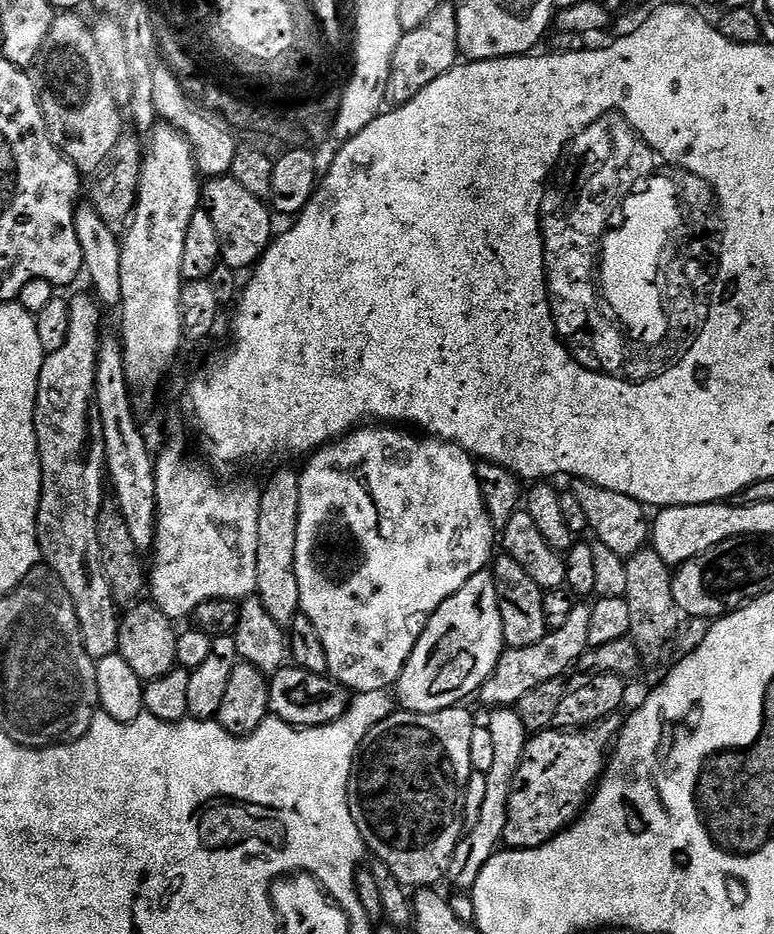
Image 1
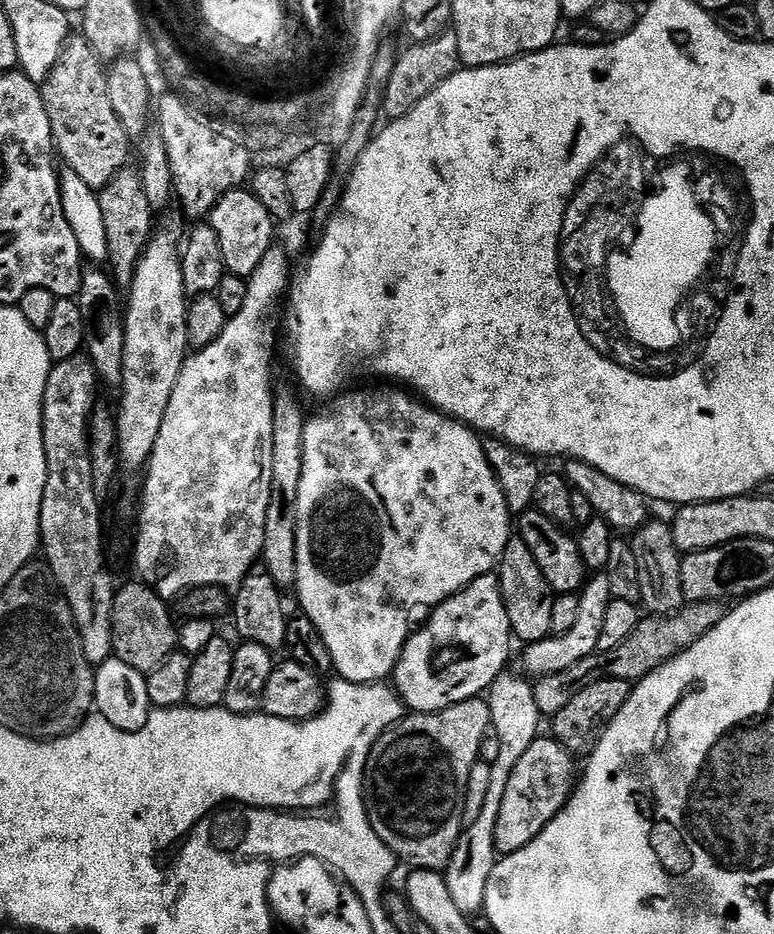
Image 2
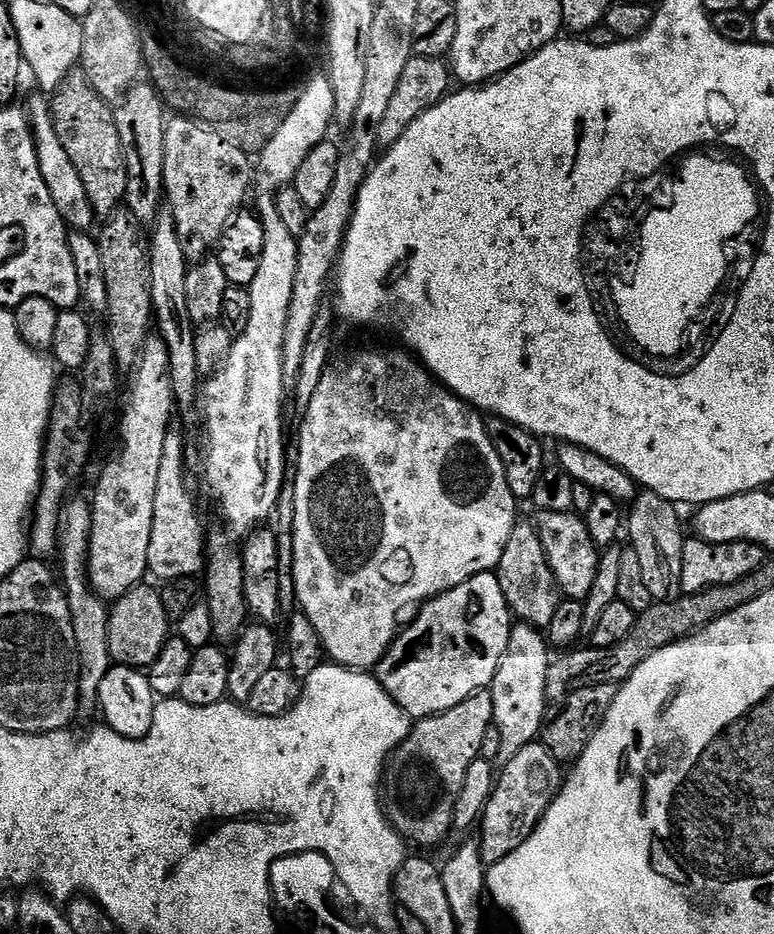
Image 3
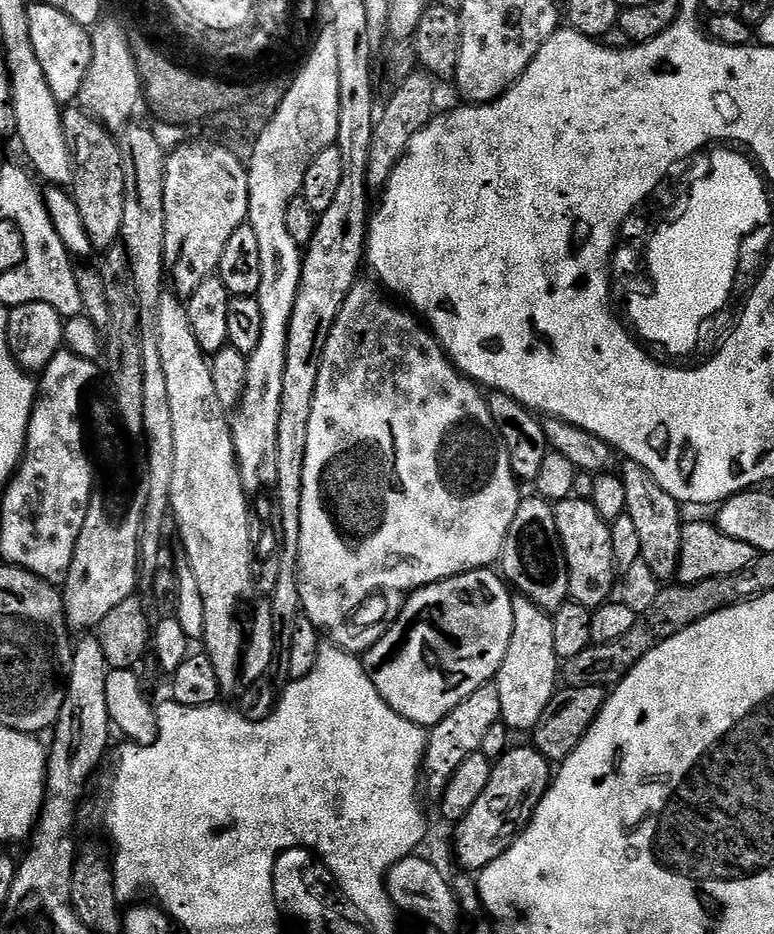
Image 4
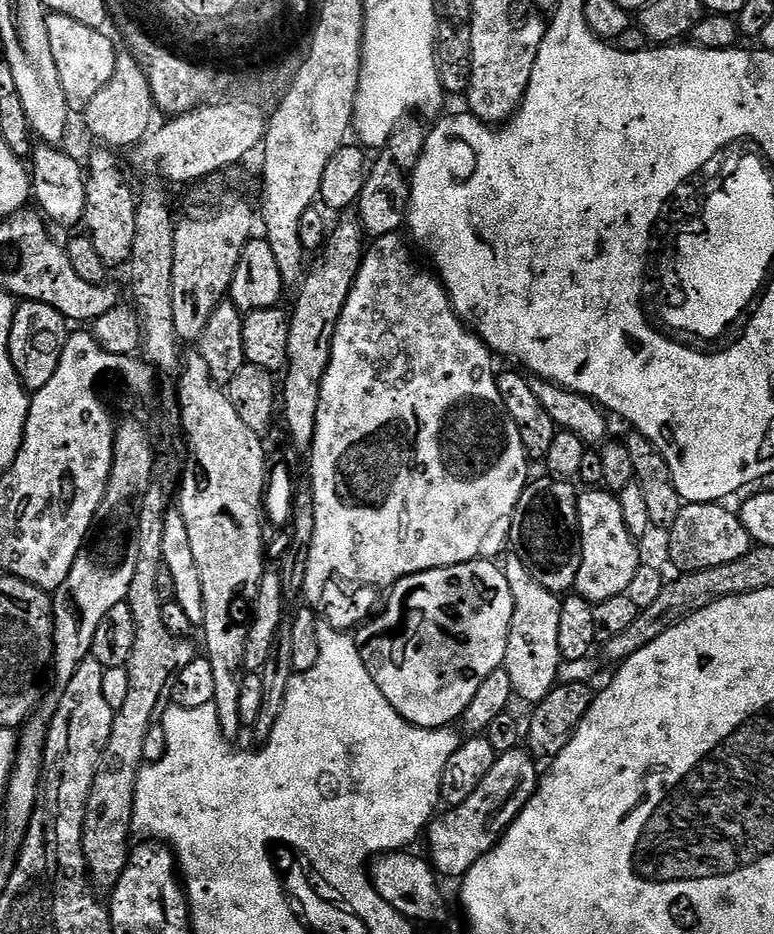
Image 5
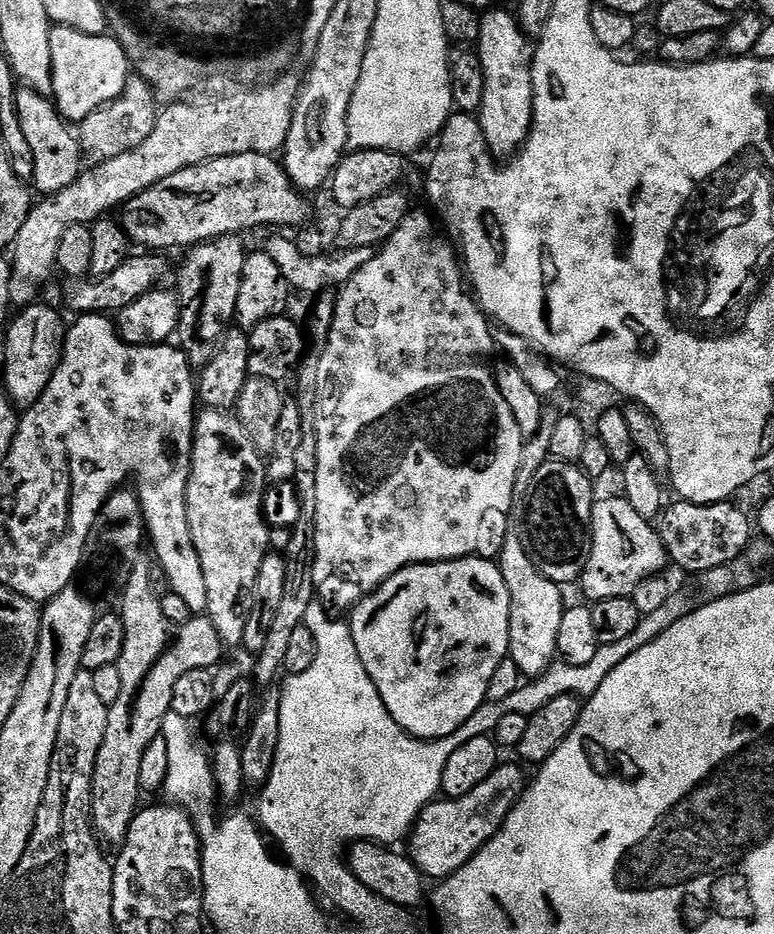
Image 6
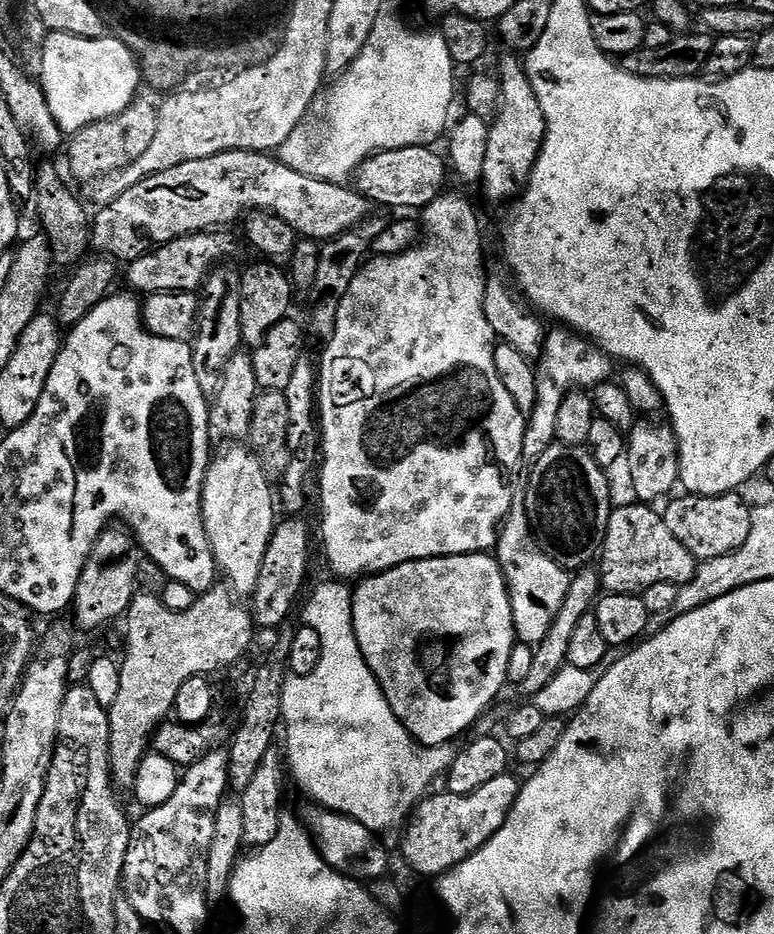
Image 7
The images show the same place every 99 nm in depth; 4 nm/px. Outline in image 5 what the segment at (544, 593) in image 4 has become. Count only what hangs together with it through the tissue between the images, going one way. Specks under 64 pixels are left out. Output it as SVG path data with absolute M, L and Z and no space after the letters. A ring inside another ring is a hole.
M555 478L533 479L525 488L515 512L510 517L512 524L512 548L521 556L523 563L531 568L537 582L546 590L568 594L576 587L578 568L582 566L582 542L578 522L578 488L575 483Z

